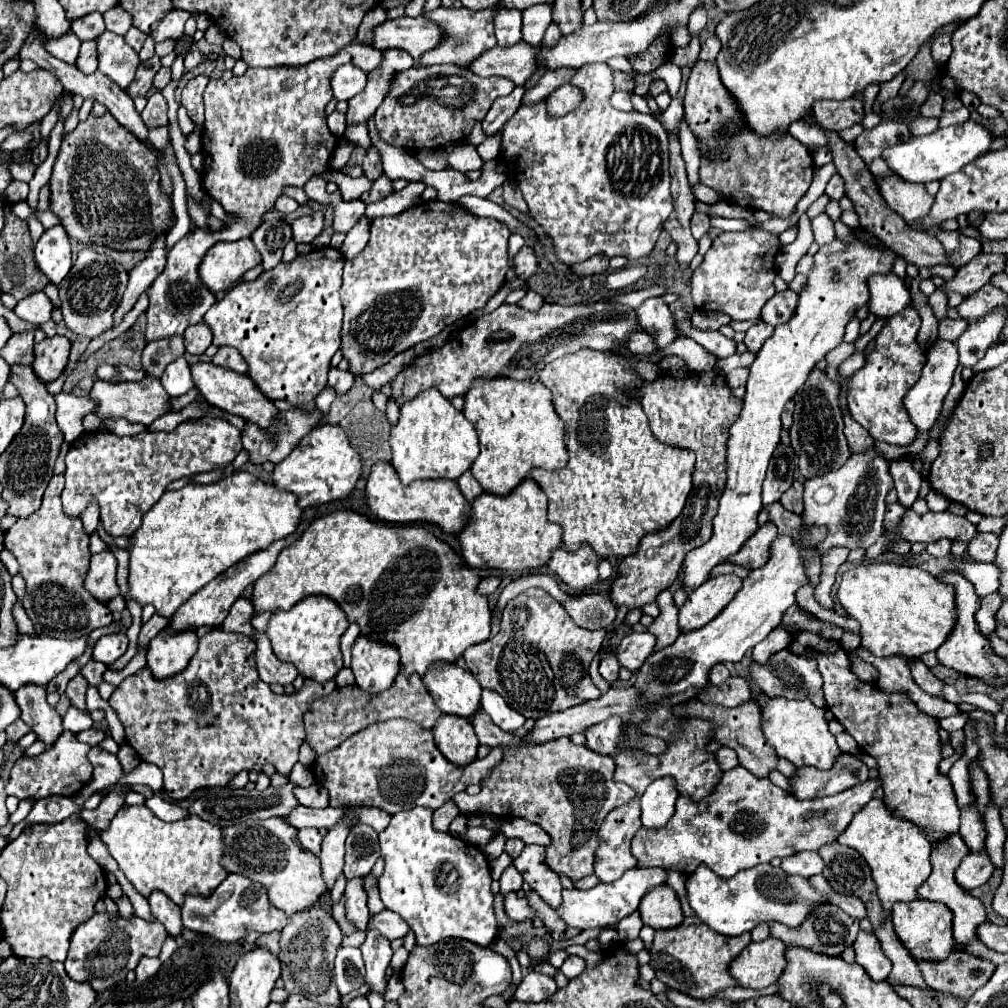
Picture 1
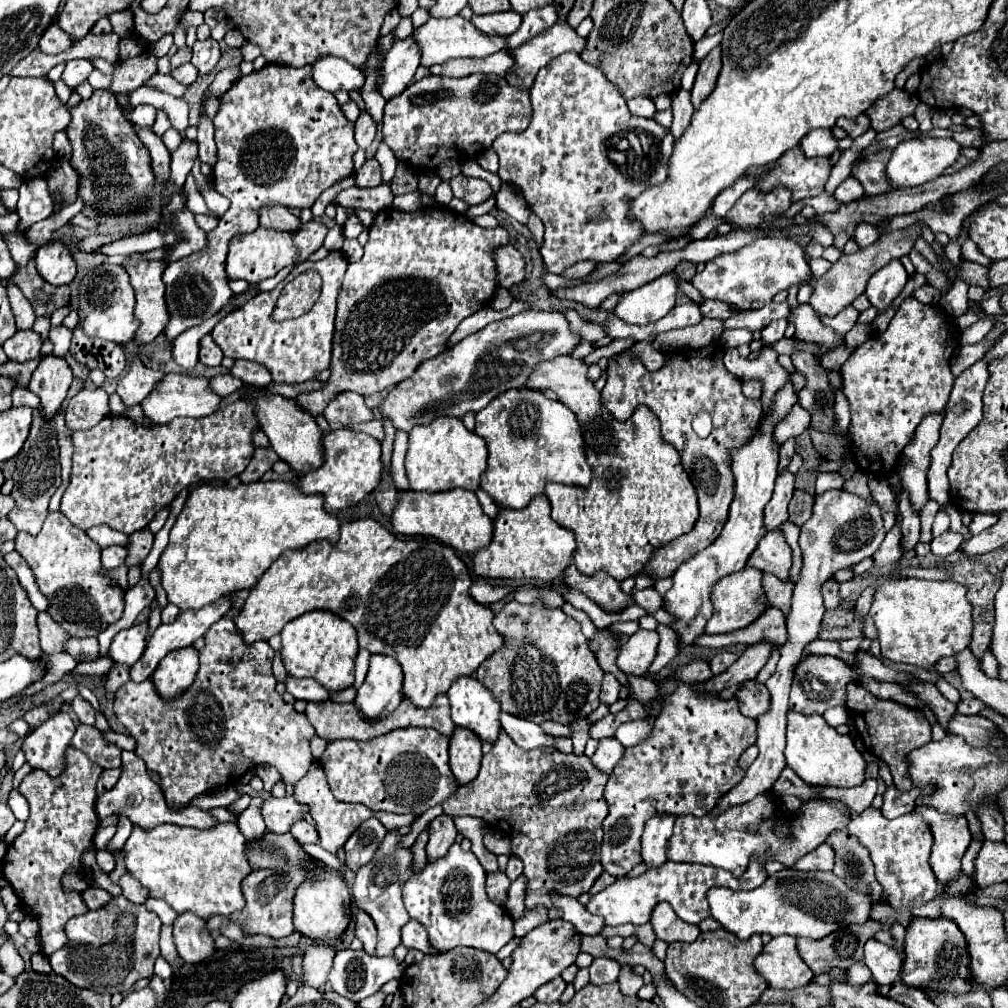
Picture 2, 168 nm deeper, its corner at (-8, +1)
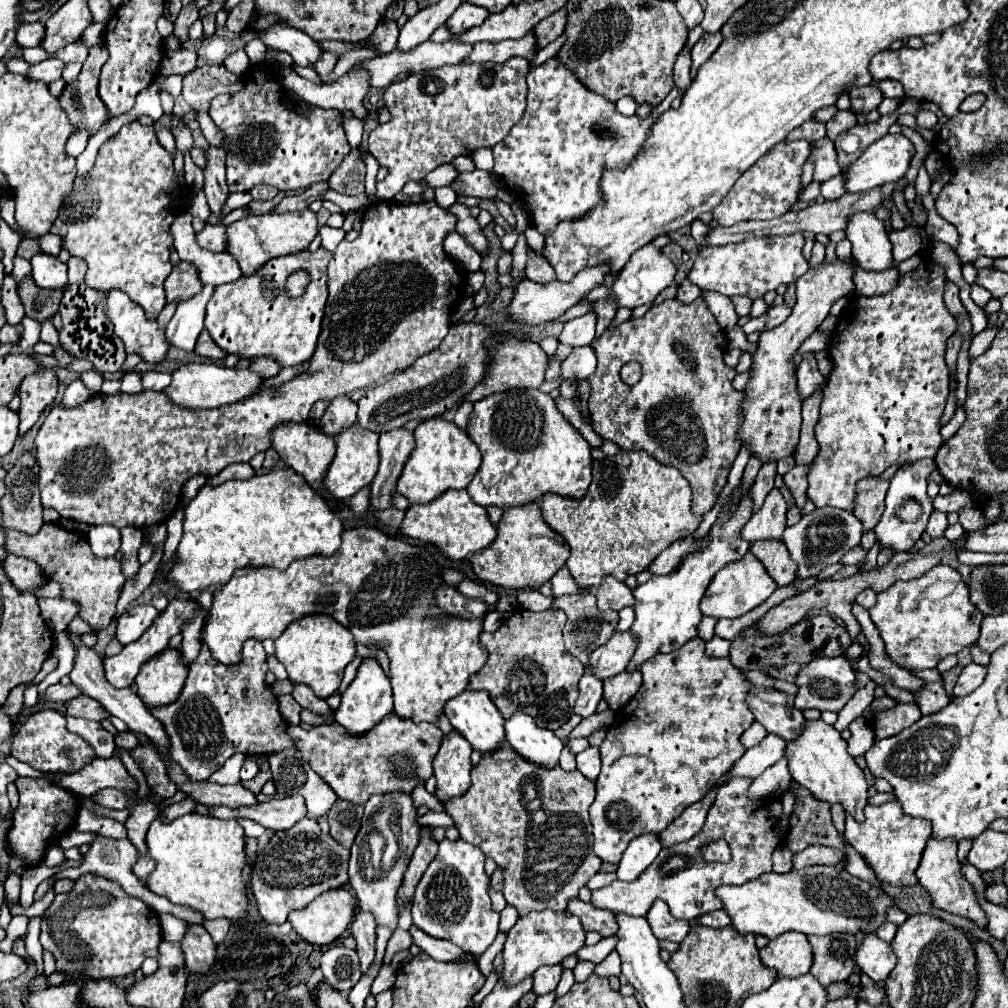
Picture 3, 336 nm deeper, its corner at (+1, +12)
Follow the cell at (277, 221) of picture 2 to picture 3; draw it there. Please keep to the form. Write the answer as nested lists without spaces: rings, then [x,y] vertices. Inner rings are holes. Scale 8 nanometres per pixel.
[[[254,186],[250,190],[250,194],[252,194],[254,200],[274,200],[276,194],[278,194],[278,188],[274,188],[274,186]]]

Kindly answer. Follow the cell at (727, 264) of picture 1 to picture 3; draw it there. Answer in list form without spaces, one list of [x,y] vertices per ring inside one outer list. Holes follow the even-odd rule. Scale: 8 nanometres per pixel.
[[[794,232],[788,236],[764,236],[748,238],[738,244],[708,246],[700,250],[688,278],[702,290],[714,290],[724,296],[748,296],[756,300],[768,290],[776,290],[780,284],[796,282],[808,270],[808,262],[802,256],[804,242],[804,232]]]

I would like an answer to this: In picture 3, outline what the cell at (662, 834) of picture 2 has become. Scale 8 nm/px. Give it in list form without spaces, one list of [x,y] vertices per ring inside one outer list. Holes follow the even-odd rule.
[[[644,834],[632,840],[618,864],[618,880],[634,882],[656,860],[660,850],[662,848],[656,844],[656,834]]]

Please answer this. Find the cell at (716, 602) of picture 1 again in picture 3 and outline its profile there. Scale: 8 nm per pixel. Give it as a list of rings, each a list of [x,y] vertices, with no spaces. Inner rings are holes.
[[[748,552],[742,560],[738,560],[736,564],[730,564],[728,568],[722,568],[714,576],[714,580],[710,582],[710,586],[702,598],[700,608],[702,608],[702,614],[714,616],[714,618],[738,618],[738,616],[750,612],[752,608],[760,606],[774,590],[776,590],[776,582],[772,582],[772,578],[768,576],[762,562],[754,554]]]

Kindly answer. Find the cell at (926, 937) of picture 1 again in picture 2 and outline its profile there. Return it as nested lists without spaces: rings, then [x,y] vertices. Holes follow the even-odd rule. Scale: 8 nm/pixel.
[[[919,917],[913,919],[905,927],[905,959],[903,959],[903,973],[901,979],[909,987],[921,987],[921,989],[939,989],[949,993],[965,993],[971,989],[969,985],[969,953],[967,943],[961,933],[961,929],[947,917]]]

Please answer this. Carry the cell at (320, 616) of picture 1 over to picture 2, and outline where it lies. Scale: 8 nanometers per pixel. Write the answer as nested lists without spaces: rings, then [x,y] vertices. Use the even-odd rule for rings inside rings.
[[[309,611],[293,621],[289,621],[281,631],[283,647],[281,657],[285,669],[295,677],[313,677],[327,691],[341,691],[353,685],[353,661],[357,655],[357,631],[351,623],[345,623],[339,615],[331,611]]]

